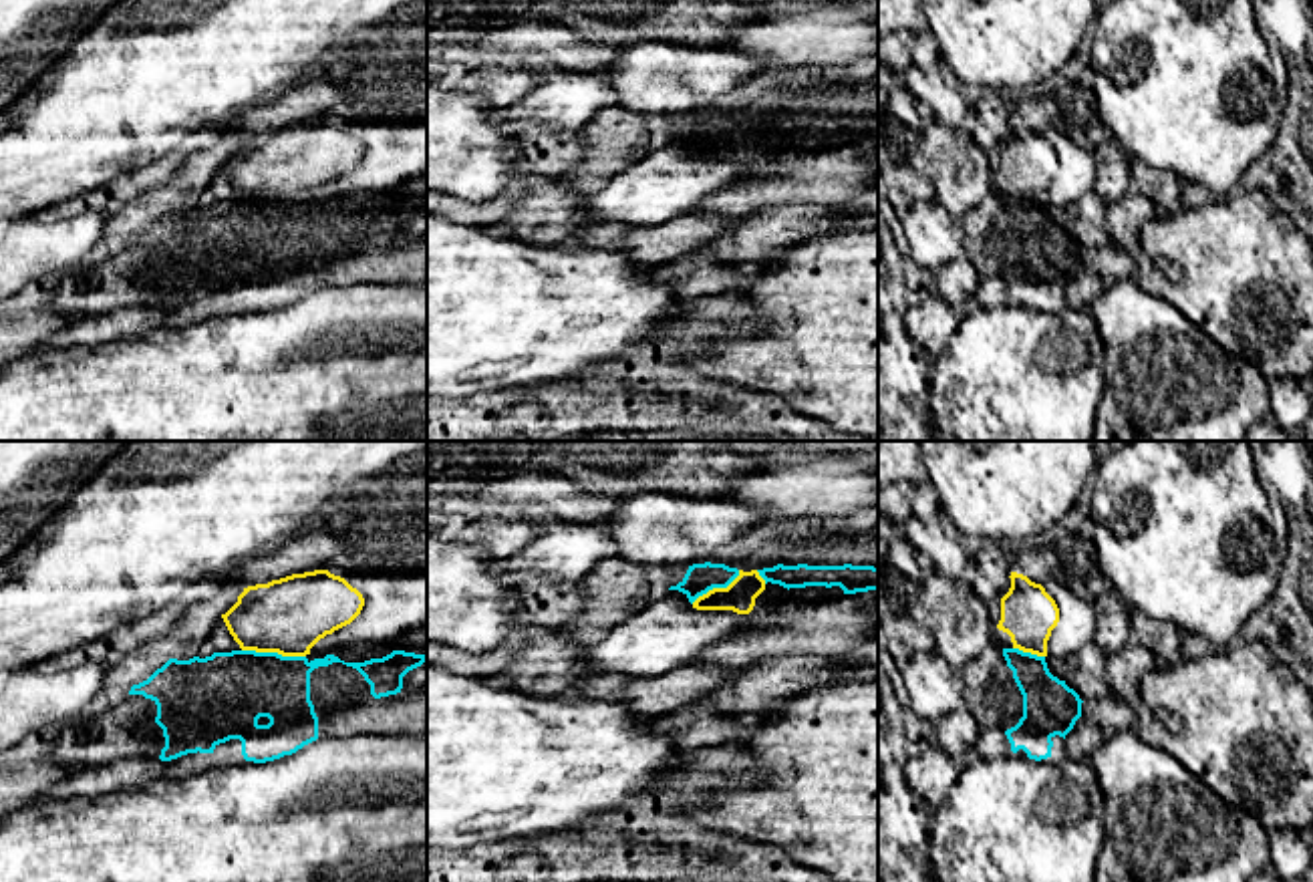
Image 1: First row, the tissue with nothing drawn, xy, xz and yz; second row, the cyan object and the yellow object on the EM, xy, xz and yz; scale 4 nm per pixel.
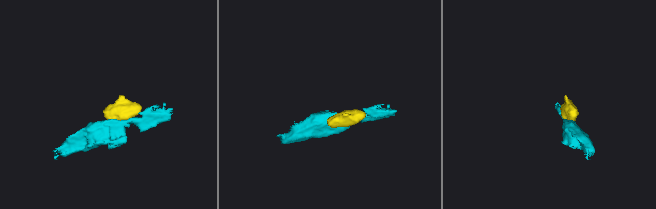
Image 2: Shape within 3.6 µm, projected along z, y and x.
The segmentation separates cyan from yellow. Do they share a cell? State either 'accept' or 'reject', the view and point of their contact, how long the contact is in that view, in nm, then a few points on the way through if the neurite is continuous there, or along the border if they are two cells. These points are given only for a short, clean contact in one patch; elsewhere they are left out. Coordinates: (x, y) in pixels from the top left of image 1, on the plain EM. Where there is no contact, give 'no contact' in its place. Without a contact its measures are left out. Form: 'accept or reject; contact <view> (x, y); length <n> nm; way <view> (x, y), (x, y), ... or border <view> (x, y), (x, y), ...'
reject; contact xy (274, 202); length 260 nm; border xy (242, 198), (305, 206)

